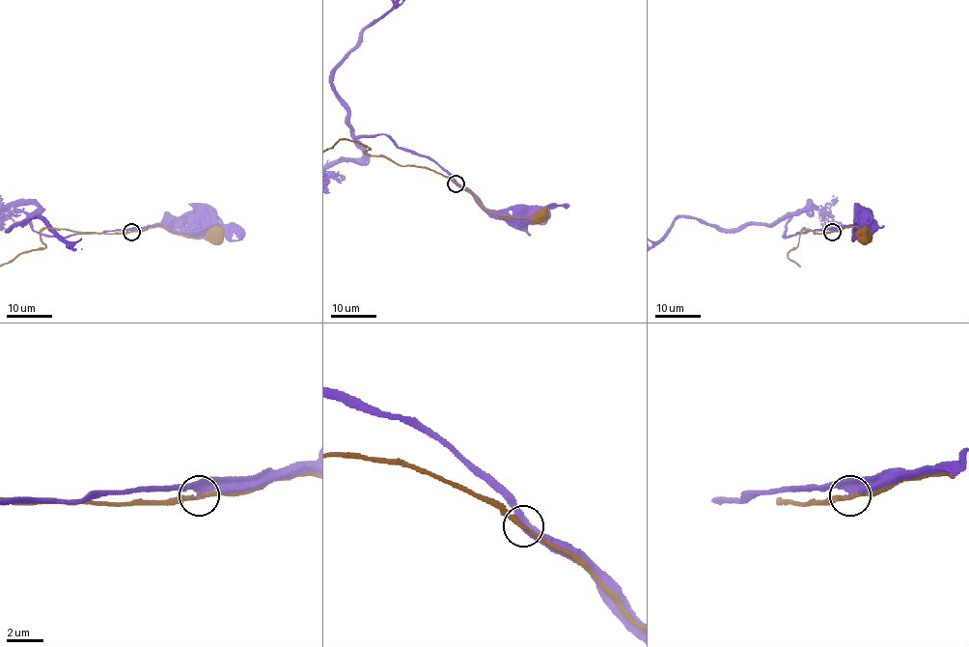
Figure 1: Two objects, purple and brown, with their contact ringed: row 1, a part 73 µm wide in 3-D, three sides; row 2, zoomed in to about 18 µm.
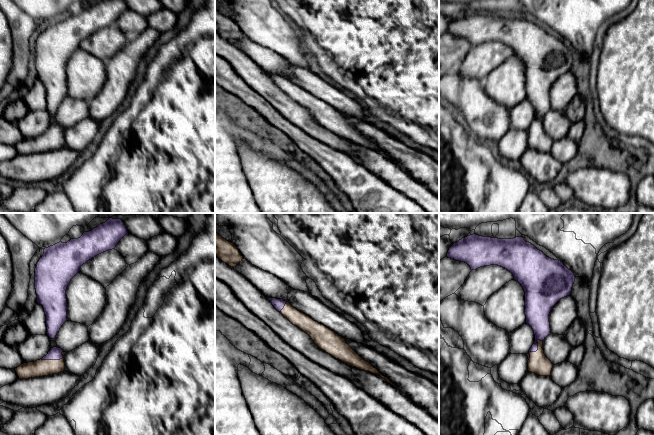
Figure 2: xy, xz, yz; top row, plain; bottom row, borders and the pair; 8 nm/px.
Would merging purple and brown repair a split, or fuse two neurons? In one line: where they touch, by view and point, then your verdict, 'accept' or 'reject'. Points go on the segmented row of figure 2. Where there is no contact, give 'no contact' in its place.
yz (537, 349) | reject

